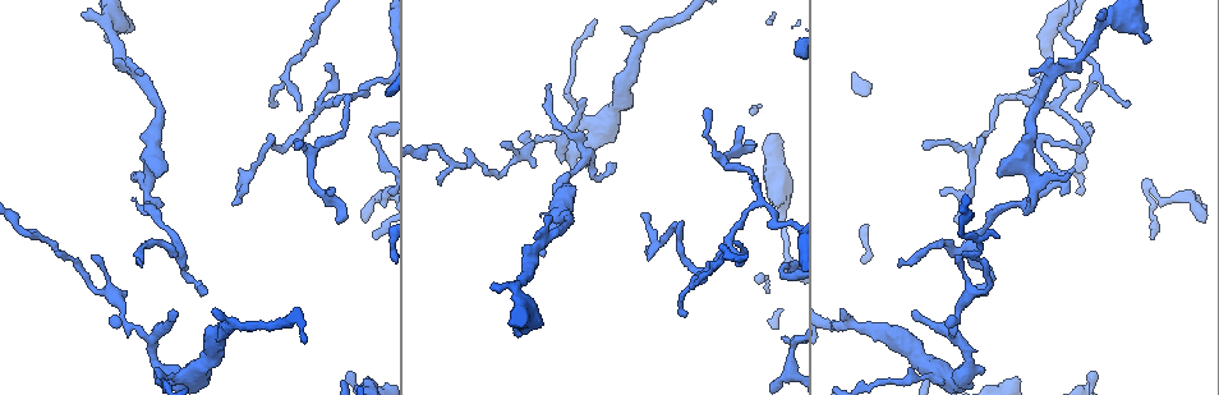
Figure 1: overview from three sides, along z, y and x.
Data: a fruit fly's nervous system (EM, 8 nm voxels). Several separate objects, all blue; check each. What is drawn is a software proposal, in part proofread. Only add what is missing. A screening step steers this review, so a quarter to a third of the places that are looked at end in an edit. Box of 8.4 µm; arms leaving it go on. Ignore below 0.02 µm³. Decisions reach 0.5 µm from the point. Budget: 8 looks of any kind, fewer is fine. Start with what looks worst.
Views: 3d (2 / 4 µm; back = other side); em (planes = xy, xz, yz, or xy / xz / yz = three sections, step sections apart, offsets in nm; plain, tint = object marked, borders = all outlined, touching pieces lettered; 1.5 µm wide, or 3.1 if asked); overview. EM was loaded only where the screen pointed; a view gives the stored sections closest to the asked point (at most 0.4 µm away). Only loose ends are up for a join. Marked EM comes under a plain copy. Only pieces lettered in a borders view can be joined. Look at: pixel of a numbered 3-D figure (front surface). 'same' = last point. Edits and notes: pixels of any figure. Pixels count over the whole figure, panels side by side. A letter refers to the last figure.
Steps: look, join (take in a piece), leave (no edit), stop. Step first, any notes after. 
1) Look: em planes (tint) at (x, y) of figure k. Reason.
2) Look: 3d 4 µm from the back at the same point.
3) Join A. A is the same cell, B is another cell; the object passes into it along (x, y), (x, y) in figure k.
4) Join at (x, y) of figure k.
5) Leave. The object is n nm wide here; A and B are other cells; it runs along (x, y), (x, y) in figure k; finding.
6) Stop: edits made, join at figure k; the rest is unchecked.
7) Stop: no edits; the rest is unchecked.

Look: 3d 4 µm at (733, 240) of figure 1. Tapers out.

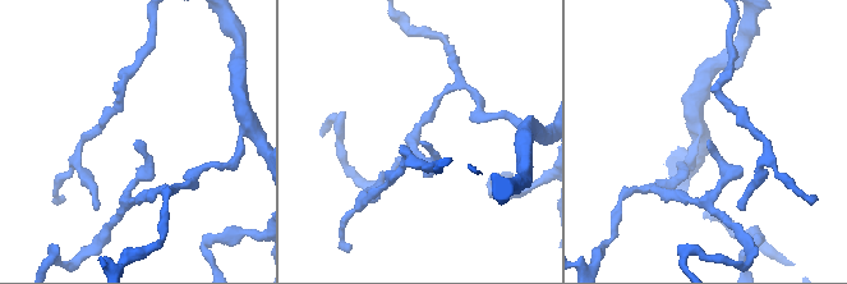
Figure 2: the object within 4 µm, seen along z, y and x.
Look: em planes (borders) at (419, 142) of figure 2. Now the EM.

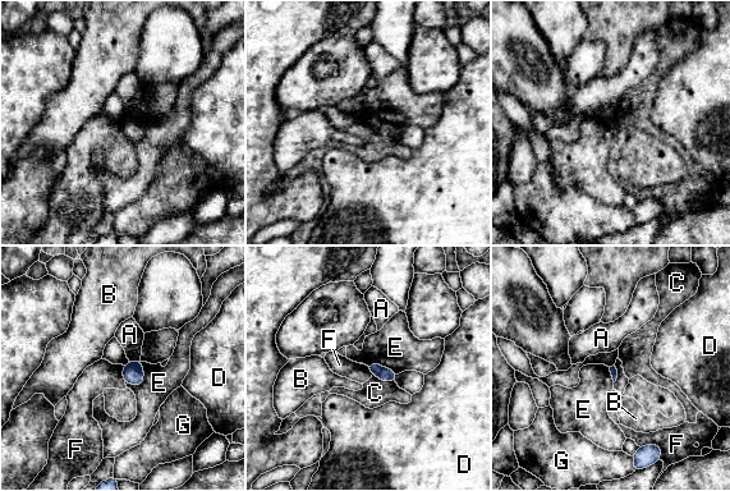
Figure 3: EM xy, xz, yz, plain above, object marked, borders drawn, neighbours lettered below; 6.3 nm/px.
Leave. The longest contact is with E, 170 nm; A, B, C, D, E, F and G are other cells; no lettered piece goes on from it.

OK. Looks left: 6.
Look: em xz step 4 (borders) at (737, 125) of figure 1. An open end.

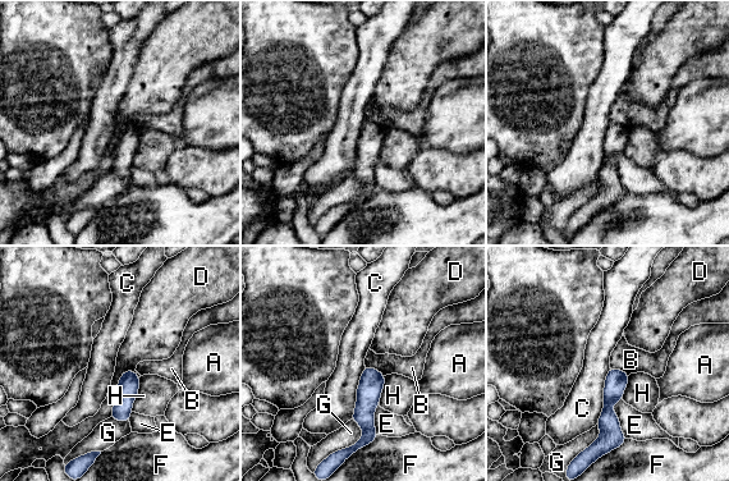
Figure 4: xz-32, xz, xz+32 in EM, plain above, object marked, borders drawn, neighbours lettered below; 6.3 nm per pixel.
Leave. The object is 140 nm wide here; A, B, C, D, E, F, G and H are other cells; it runs along (368, 370), (367, 436), (358, 445) in figure 4; none of them fits.

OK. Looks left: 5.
Look: em xy step 4 (tint) at (439, 183) of figure 1.

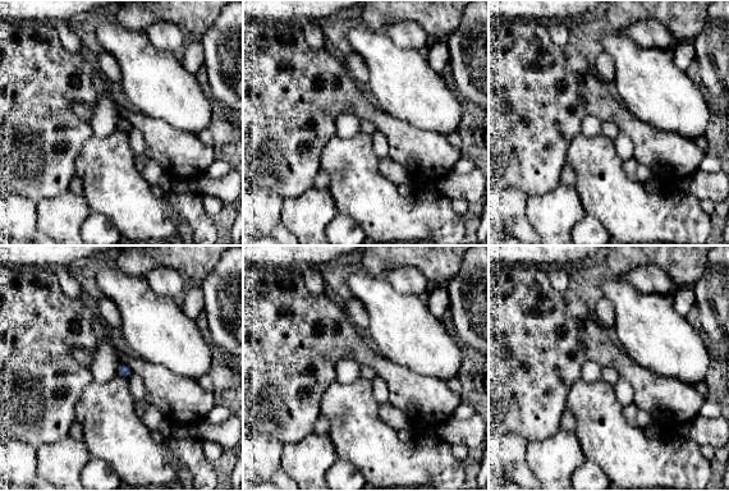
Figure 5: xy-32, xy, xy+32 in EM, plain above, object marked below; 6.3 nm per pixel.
Look: em planes (borders) at the same point. Another direction.

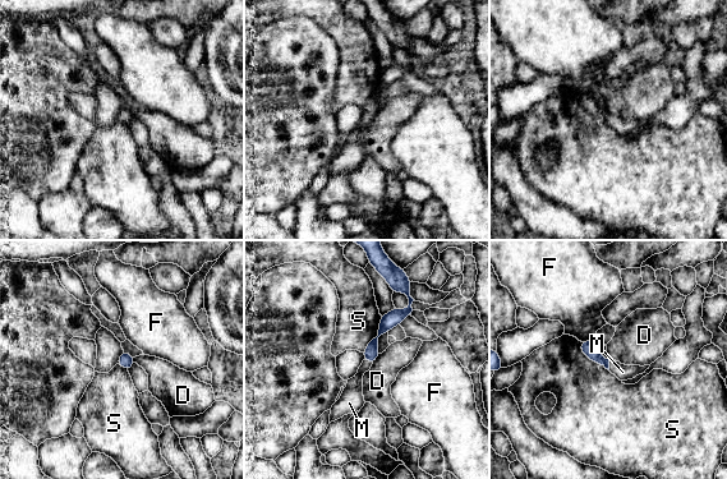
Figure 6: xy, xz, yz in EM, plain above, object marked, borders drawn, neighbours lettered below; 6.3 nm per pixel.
Join M. M is the same cell, D, F and S are other cells; the object passes into it along (589, 349), (608, 365), (622, 372) in figure 6; it goes on there.

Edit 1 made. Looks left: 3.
Stop: edits made, join at figure 6; the rest is unchecked.

